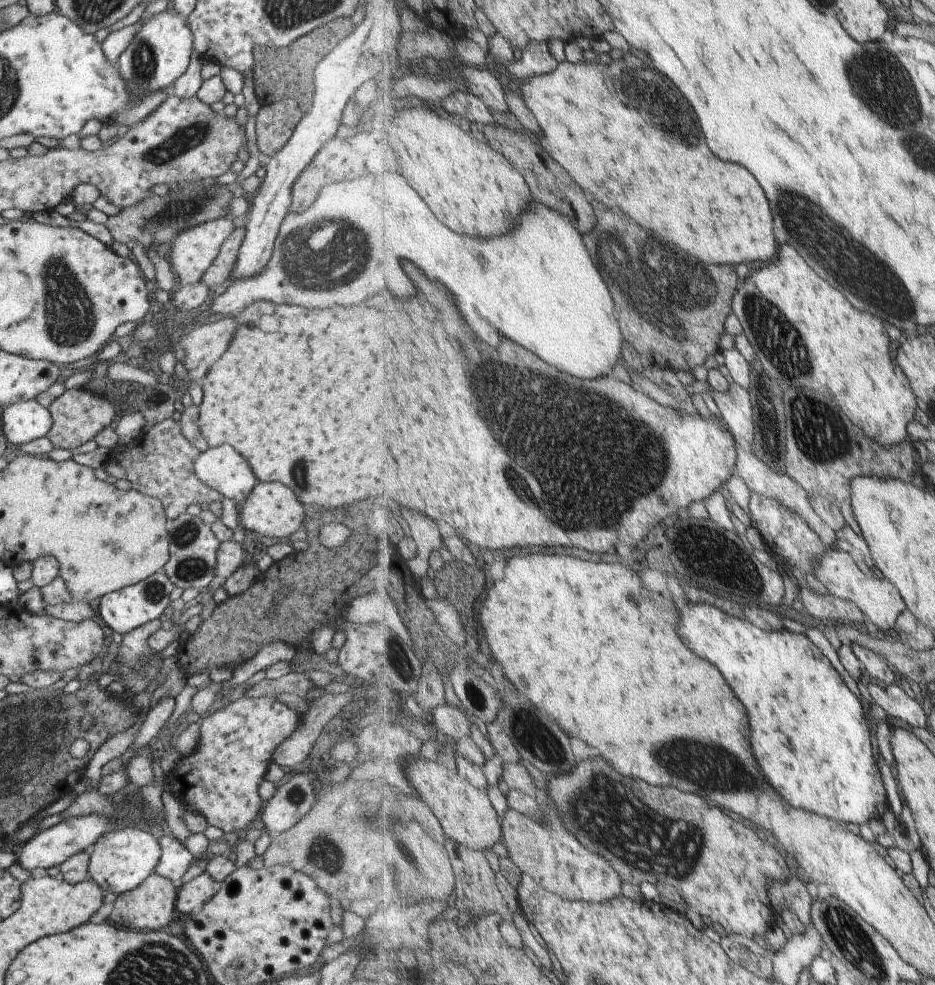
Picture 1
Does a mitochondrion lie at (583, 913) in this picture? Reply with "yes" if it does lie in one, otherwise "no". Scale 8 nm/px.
no

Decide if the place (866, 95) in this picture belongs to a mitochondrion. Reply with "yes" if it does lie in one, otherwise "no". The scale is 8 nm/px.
yes

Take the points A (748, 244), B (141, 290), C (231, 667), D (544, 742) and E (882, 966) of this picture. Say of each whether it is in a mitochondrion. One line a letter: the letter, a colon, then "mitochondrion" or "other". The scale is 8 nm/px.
A: other
B: other
C: other
D: mitochondrion
E: mitochondrion

